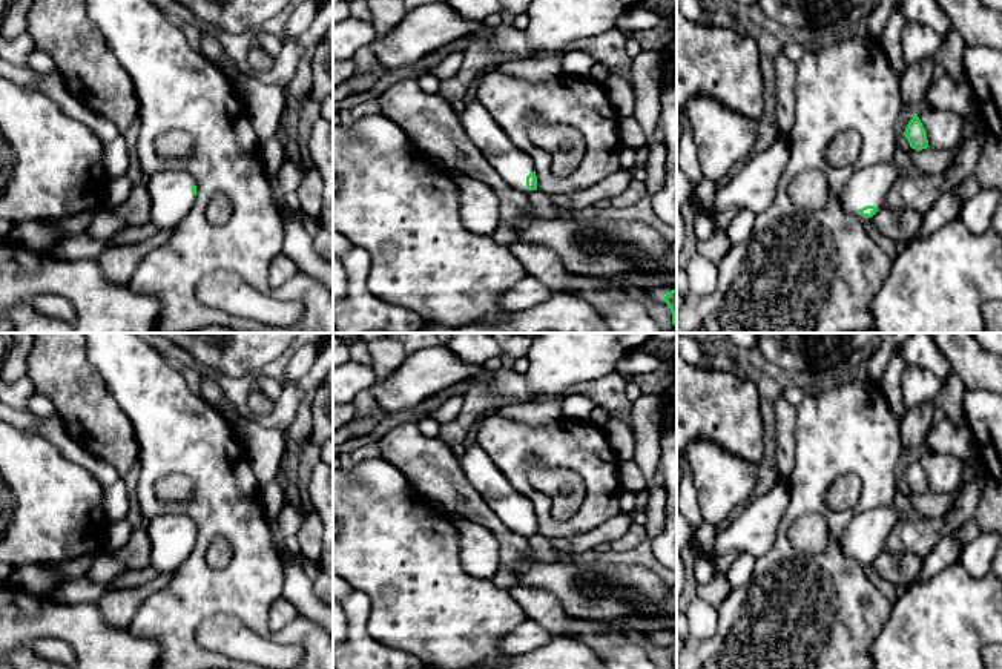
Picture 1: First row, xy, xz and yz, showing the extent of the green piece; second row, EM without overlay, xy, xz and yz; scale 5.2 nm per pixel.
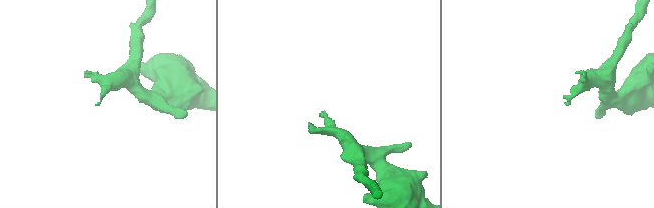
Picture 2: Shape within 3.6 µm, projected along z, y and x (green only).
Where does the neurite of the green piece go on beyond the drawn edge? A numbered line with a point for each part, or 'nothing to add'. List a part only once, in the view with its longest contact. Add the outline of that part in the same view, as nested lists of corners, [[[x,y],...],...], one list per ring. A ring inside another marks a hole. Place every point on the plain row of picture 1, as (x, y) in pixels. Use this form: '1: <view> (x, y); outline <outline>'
1: yz (869, 530); outline [[[893,503],[859,512],[849,522],[841,536],[842,552],[862,568],[872,566],[876,559],[867,562],[858,554],[865,549],[875,549],[879,554],[898,522],[899,517]]]

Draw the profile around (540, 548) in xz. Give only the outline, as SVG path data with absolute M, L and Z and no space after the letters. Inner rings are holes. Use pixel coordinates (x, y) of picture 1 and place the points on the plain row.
M532 534L526 539L529 545L529 557L539 563L571 562L571 555L563 555L551 543L551 539L542 534Z

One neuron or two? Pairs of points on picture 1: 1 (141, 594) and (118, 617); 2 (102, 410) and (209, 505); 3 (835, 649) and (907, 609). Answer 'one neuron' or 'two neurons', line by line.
1: one neuron
2: two neurons
3: two neurons

